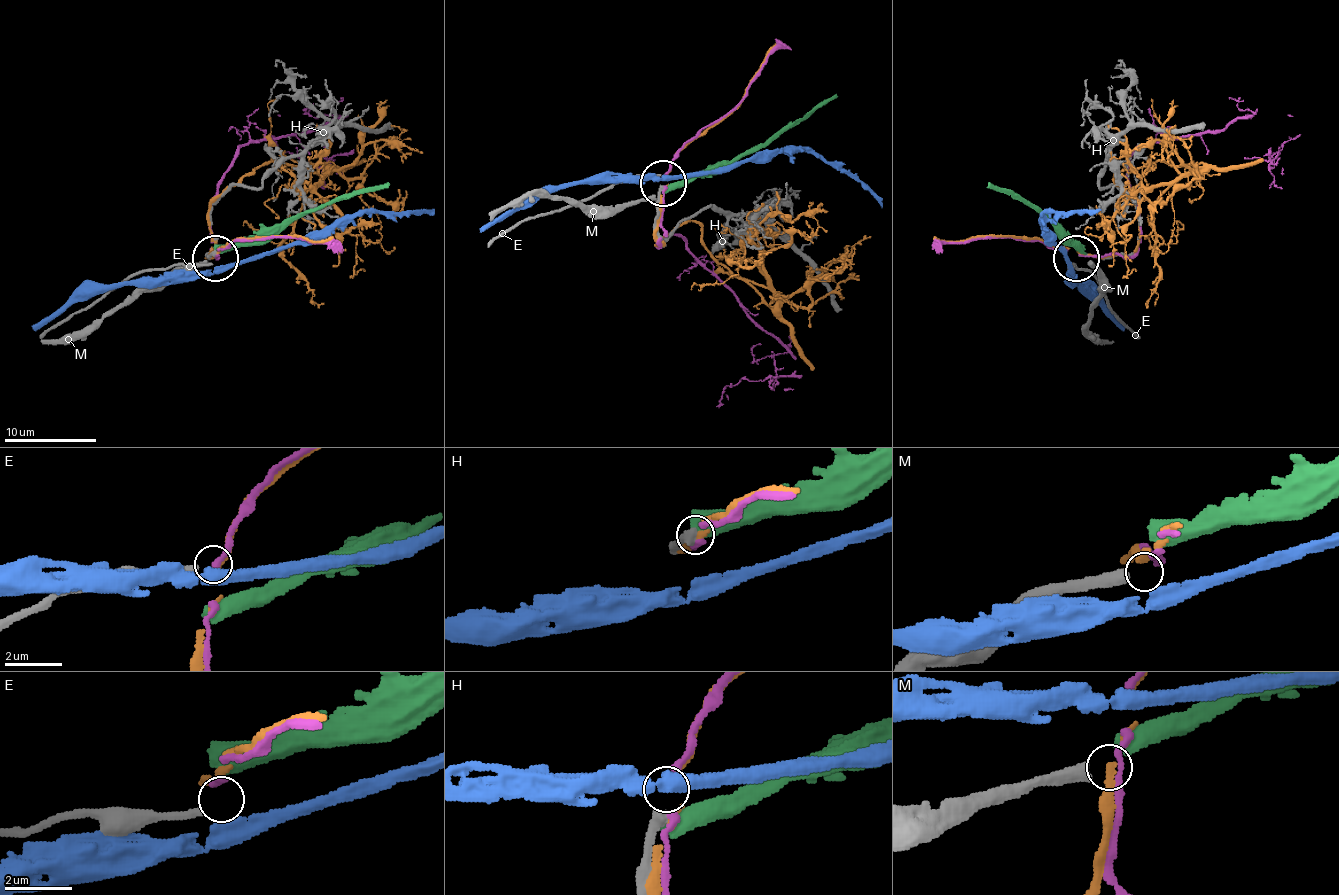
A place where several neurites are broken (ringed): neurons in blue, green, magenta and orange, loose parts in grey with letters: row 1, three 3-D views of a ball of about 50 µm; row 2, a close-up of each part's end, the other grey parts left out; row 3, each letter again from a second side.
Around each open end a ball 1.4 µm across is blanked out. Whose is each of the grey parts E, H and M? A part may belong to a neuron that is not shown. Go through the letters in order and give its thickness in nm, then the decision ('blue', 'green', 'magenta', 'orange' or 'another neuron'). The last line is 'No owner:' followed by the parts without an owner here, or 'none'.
E: 240 nm thick; another neuron
H: 320 nm thick; another neuron
M: 440 nm thick; another neuron
No owner: E, H, M

